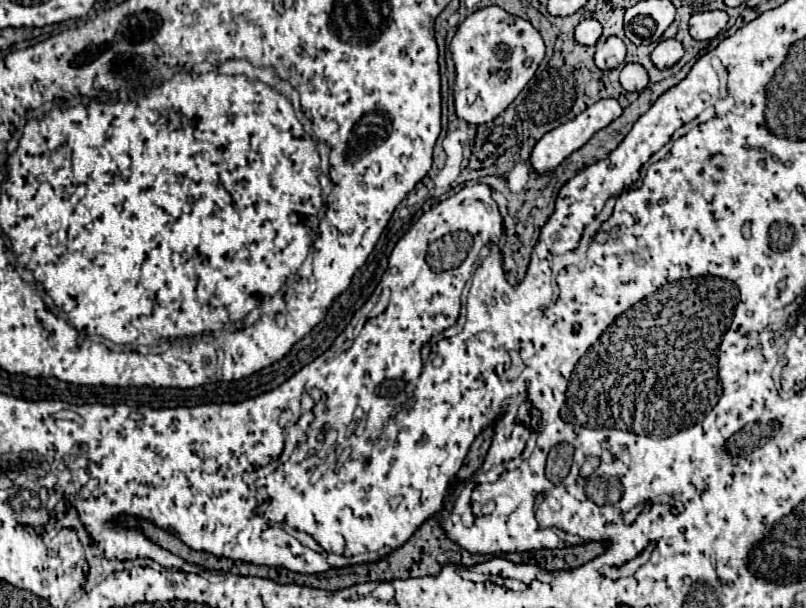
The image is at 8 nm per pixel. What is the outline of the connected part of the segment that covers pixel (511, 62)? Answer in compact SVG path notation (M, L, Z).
M489 5L467 15L459 25L451 41L451 53L457 67L453 87L457 117L481 125L503 113L529 83L545 55L545 43L527 19L513 17L505 9Z

